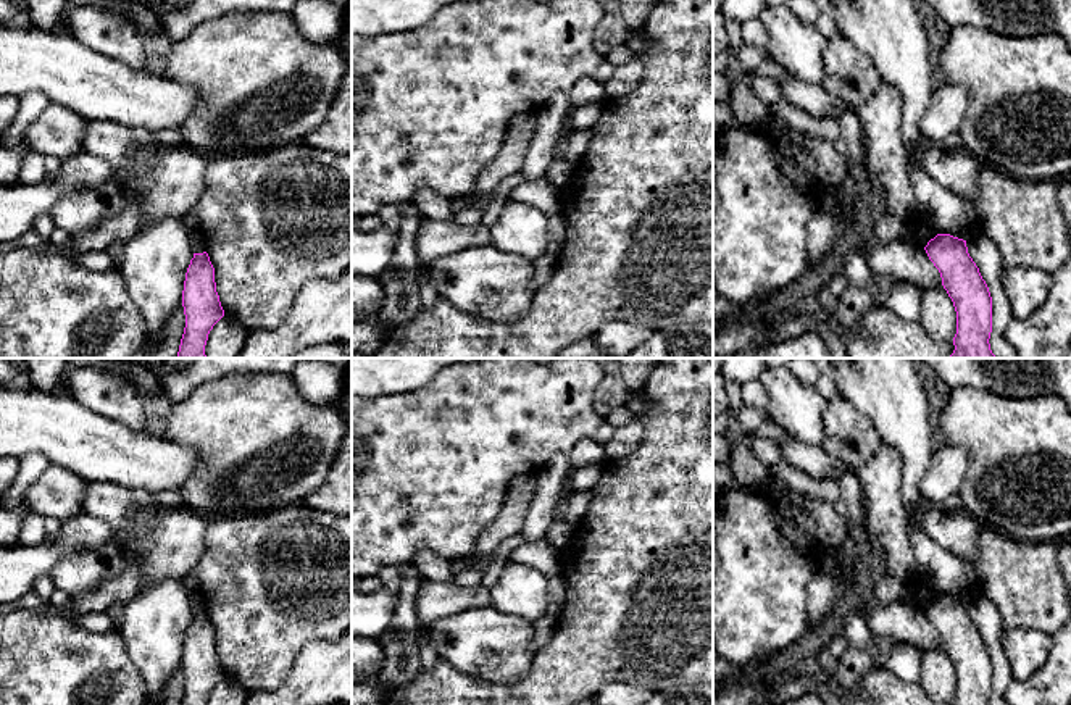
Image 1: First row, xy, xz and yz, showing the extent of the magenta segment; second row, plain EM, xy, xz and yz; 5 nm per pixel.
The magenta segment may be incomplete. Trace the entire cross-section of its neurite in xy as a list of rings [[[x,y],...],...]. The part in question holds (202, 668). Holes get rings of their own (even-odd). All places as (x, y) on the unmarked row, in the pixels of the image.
[[[206,613],[194,615],[185,634],[182,668],[185,689],[181,705],[206,705],[213,687],[224,678]]]

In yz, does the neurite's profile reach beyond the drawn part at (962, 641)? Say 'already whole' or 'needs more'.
already whole

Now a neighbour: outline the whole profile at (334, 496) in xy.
[[[352,363],[344,369],[344,390],[337,400],[347,434],[319,489],[305,503],[311,508],[352,518]]]

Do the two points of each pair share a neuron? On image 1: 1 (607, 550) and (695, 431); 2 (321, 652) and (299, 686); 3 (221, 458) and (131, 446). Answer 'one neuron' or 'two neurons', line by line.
1: one neuron
2: one neuron
3: two neurons

